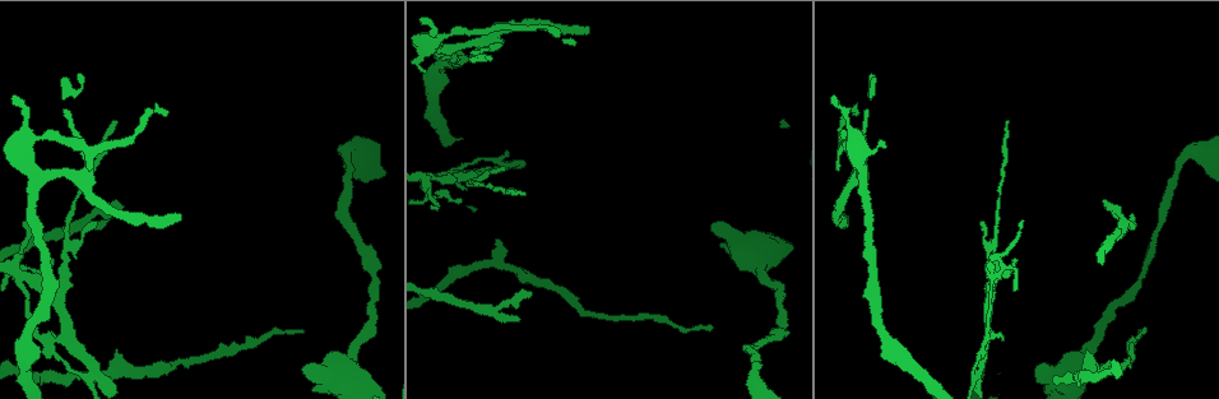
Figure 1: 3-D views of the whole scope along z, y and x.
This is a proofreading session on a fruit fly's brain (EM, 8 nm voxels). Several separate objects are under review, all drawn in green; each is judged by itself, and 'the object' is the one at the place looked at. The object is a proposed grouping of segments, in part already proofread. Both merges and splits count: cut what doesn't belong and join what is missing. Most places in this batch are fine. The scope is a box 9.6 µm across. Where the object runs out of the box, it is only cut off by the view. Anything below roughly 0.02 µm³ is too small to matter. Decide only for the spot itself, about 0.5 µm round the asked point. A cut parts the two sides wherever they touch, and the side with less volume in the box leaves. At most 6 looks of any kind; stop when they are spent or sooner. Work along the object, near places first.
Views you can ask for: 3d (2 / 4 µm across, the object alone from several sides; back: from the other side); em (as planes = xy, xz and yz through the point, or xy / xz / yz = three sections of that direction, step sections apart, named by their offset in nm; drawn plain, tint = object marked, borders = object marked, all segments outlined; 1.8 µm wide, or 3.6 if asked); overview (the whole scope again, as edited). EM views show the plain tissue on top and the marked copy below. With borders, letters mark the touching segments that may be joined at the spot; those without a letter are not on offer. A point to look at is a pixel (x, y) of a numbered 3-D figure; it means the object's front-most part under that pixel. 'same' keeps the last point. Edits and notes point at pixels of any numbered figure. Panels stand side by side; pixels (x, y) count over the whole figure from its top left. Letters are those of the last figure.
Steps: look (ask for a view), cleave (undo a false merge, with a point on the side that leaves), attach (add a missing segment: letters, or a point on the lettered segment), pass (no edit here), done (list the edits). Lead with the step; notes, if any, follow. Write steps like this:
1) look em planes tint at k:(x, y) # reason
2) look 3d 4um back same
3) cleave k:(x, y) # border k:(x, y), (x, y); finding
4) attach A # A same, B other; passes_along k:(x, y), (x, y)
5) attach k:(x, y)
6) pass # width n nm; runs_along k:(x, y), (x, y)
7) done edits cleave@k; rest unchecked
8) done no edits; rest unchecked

look em planes borders at 1:(1129, 216) # branch stops here

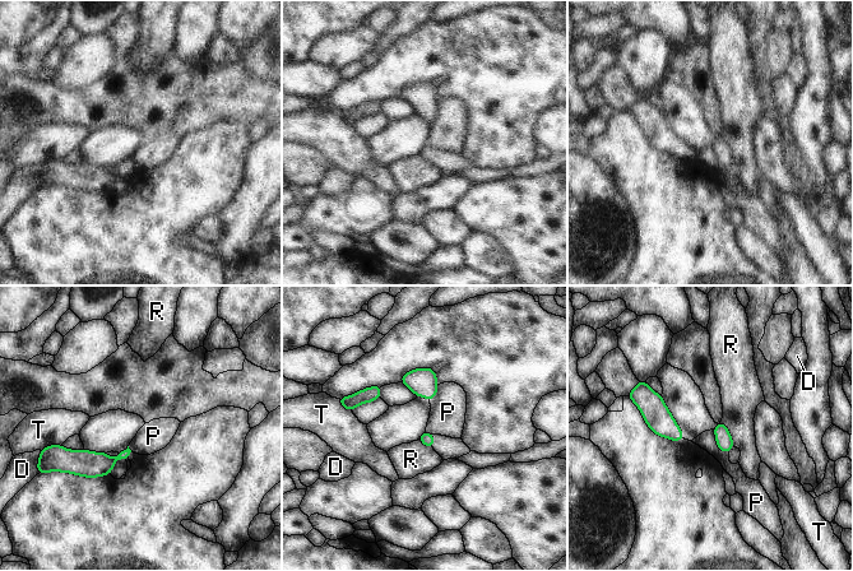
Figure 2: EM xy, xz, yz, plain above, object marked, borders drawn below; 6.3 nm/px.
pass # D other, P other, R other, T other; none of them fits

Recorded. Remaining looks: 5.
look em 3.6um planes tint at 1:(587, 31) # end of a long branch

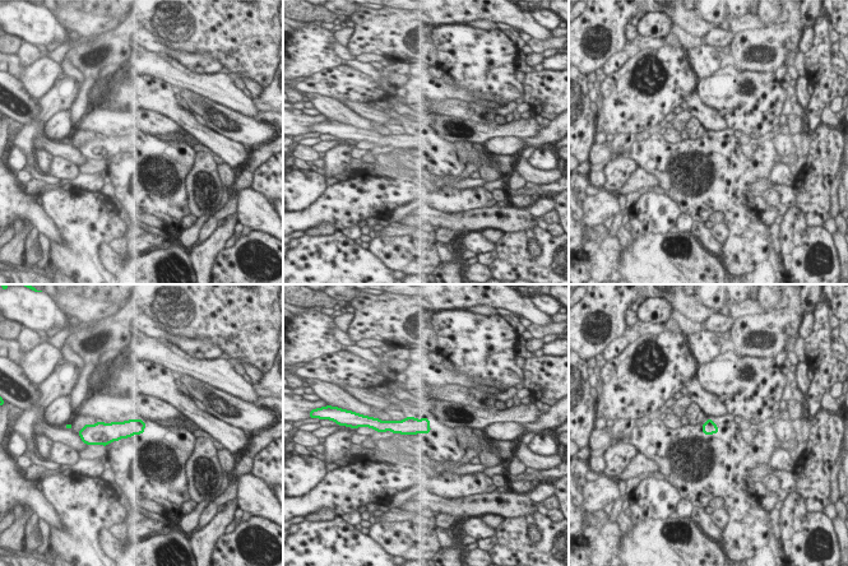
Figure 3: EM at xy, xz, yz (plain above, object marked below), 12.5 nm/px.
look em 3.6um planes borders same # what lies round it

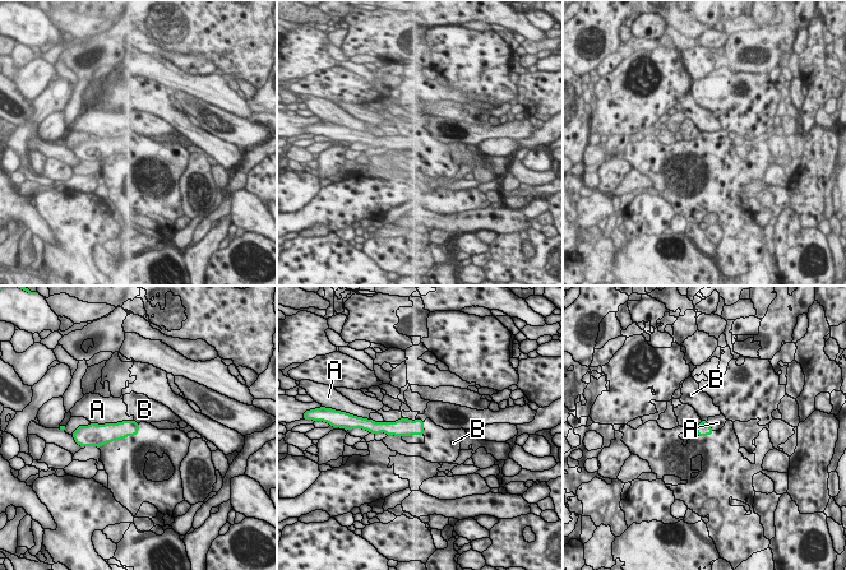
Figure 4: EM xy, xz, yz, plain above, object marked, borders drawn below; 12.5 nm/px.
pass # width 180 nm; A other, B other; border 4:(132, 420), (91, 423); none of them fits

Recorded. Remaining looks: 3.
look em 3.6um planes borders at 1:(1022, 220) # tapers out

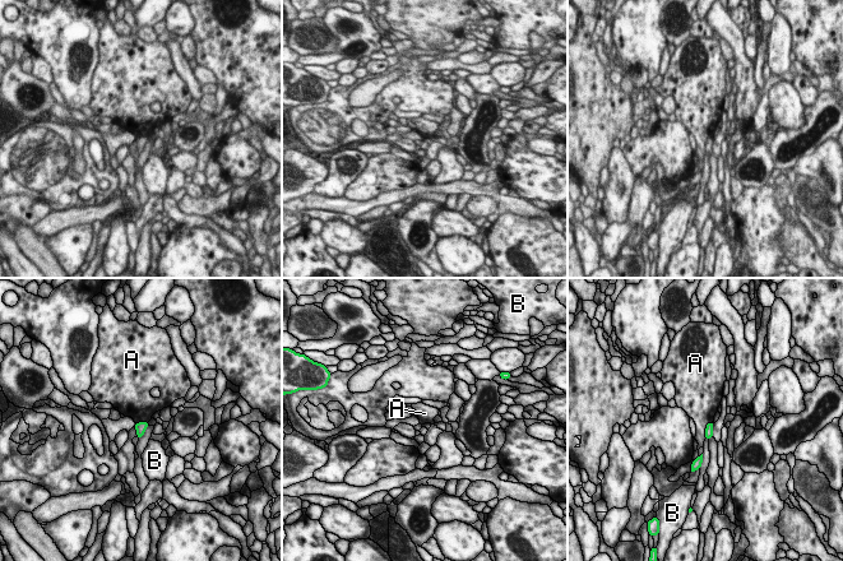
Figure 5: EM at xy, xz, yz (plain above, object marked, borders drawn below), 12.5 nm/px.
pass # width 100 nm; A other, B other; border 5:(711, 421), (707, 425), (704, 437); none of them fits

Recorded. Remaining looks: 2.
done no edits; rest unchecked

